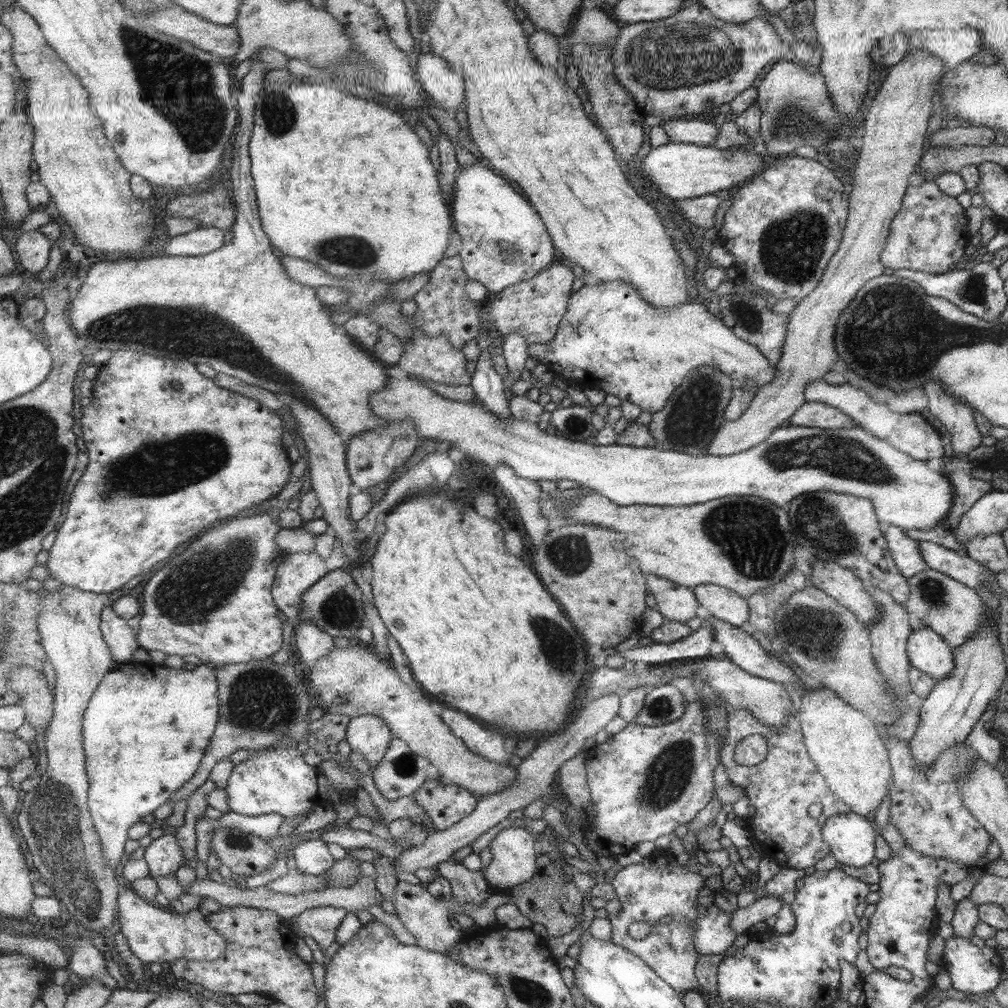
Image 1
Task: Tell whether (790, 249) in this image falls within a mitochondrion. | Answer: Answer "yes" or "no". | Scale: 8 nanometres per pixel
yes

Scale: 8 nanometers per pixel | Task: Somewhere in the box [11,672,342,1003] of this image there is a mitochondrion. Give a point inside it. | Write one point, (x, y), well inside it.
(55, 821)

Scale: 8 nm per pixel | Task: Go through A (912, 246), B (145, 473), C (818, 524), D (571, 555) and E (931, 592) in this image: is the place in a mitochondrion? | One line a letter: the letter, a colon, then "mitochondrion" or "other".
A: other
B: mitochondrion
C: mitochondrion
D: mitochondrion
E: mitochondrion

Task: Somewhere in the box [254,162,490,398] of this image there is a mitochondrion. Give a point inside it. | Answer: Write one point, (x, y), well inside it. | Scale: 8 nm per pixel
(364, 253)

